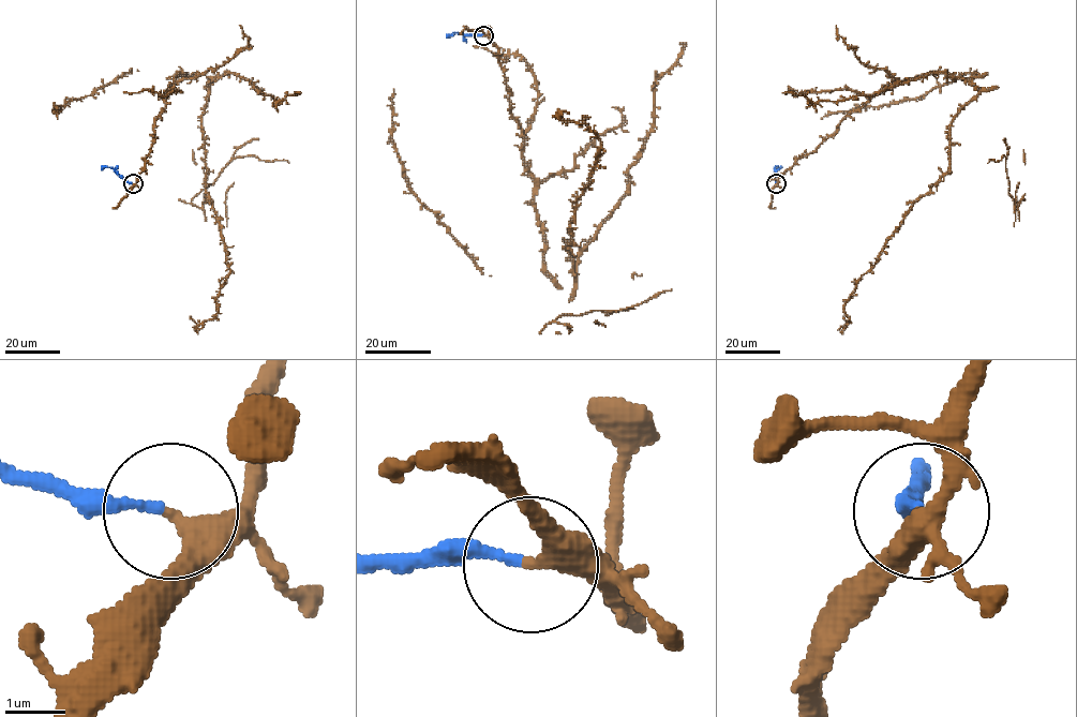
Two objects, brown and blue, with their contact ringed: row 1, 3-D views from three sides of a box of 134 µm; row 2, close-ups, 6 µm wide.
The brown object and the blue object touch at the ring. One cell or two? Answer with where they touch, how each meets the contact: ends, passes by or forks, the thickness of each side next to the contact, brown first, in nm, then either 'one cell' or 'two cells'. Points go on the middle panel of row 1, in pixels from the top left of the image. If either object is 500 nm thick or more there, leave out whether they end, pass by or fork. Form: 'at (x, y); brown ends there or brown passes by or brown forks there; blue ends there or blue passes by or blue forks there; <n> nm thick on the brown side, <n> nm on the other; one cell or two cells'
at (483, 35); brown passes by; blue ends there; 300 nm thick on the brown side, 160 nm on the other; two cells

